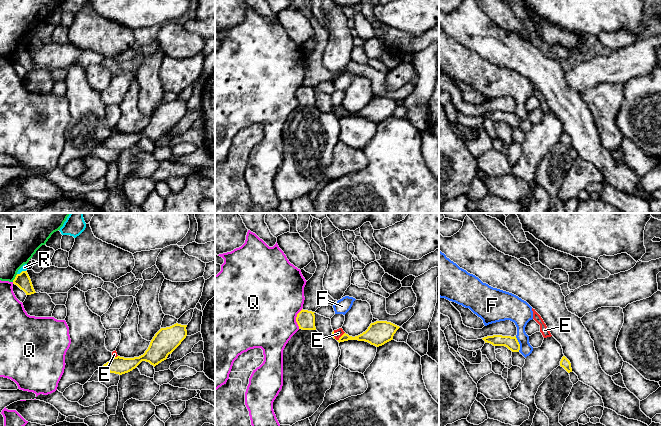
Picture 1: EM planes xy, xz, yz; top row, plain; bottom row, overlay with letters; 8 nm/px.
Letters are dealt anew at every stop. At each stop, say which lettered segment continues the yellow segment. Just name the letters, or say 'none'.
none

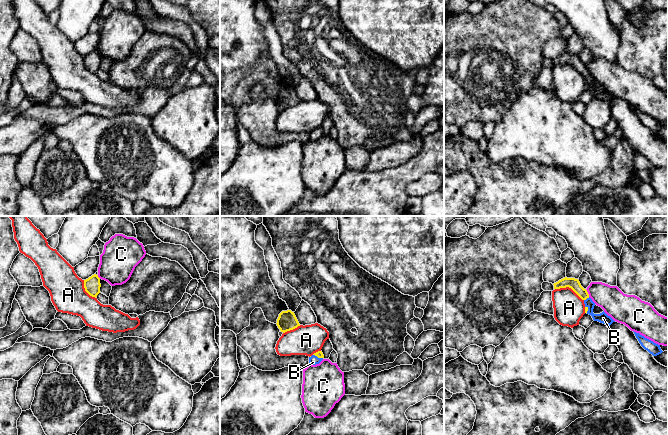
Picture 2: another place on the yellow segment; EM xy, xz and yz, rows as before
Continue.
B

